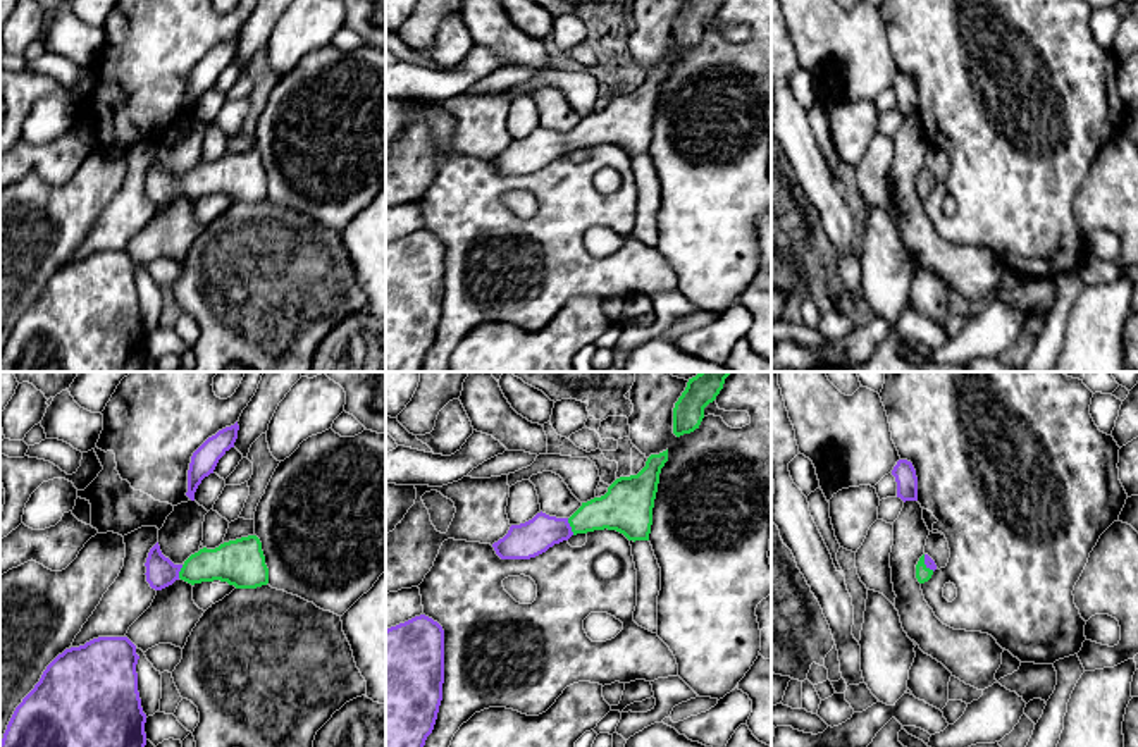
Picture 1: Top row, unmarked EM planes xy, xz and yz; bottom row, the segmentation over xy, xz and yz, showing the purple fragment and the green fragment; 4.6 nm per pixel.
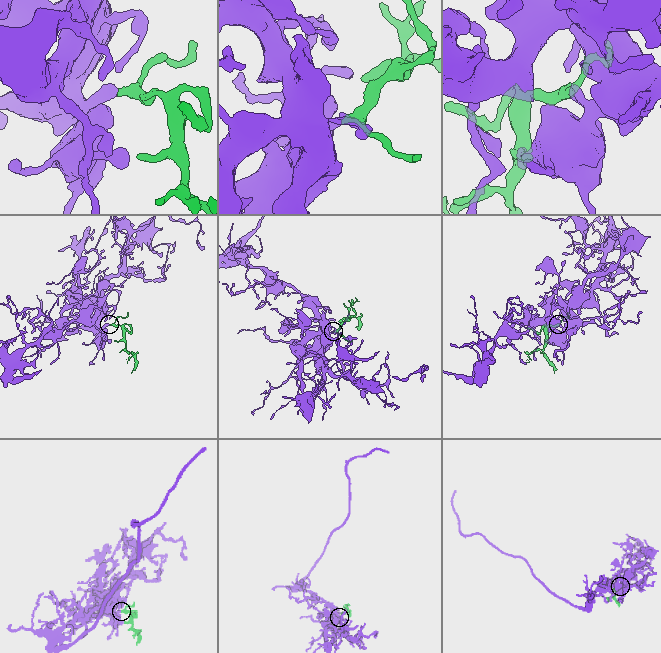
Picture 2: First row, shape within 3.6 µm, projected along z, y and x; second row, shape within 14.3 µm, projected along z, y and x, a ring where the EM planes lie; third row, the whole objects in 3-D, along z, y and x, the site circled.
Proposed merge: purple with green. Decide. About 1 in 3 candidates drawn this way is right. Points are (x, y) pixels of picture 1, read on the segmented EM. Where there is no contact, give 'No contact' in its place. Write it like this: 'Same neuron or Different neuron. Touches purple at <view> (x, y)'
Same neuron. Touches purple at xz (570, 527)

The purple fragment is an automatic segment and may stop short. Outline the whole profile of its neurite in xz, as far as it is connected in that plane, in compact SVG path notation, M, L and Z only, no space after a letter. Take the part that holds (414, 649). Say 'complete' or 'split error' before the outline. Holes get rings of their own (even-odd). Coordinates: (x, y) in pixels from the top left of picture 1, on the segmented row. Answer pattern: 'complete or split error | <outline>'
complete | M420 614L386 630L386 747L424 747L444 683L444 630Z

